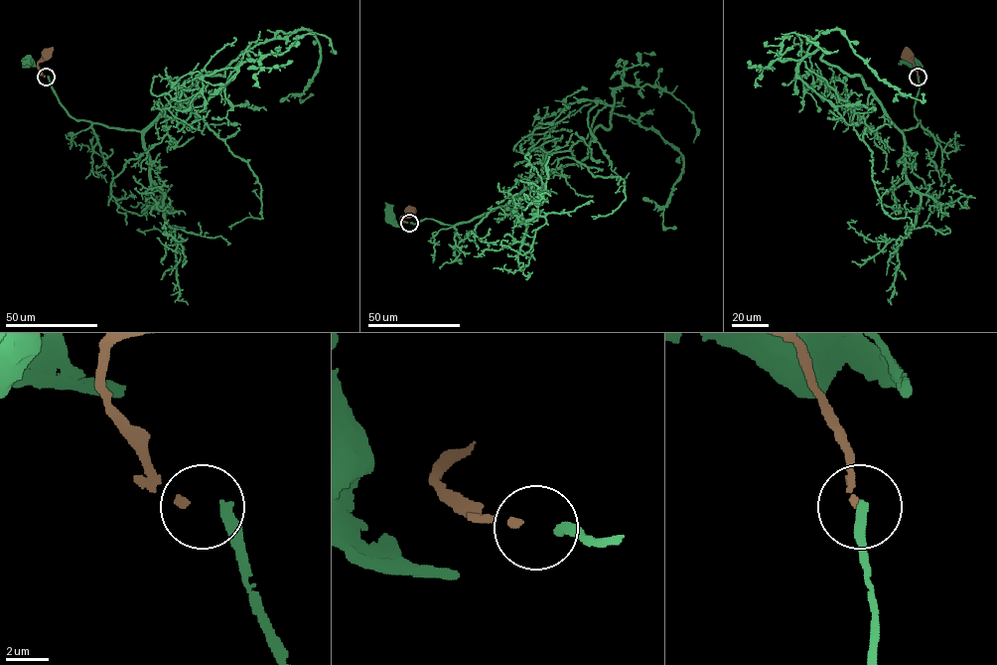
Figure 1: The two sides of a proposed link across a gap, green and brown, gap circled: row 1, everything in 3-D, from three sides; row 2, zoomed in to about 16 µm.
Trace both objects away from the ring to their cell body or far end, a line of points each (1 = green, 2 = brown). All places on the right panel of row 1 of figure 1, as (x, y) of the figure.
1: (918, 77), (922, 66), (912, 62)
2: (918, 76), (907, 55)

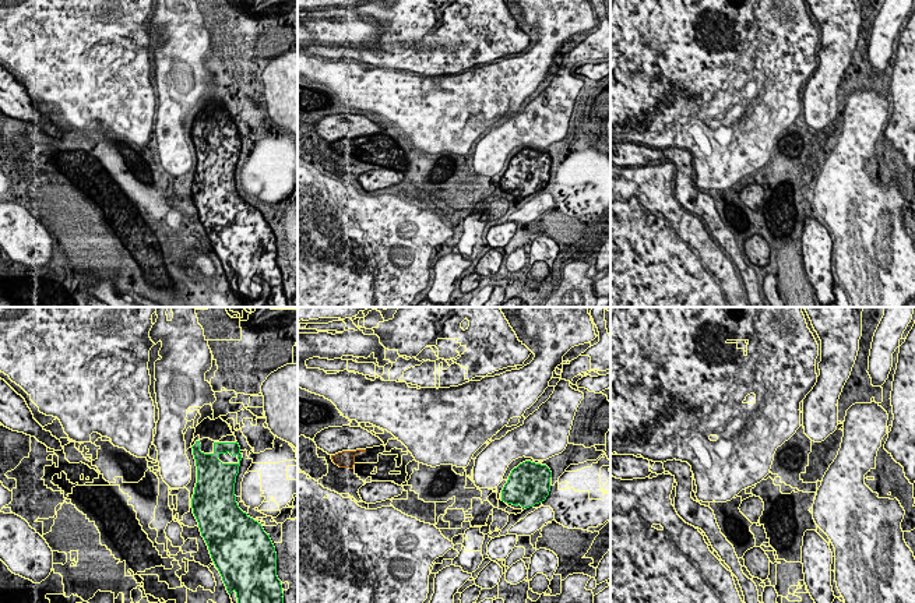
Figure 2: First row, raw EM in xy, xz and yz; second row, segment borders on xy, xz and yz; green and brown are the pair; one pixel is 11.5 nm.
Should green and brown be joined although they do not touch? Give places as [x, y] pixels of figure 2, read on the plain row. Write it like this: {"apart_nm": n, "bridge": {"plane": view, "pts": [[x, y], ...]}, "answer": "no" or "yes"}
{"apart_nm": 1650, "bridge": {"plane": "xz", "pts": [[502, 177], [365, 138]]}, "answer": "no"}

